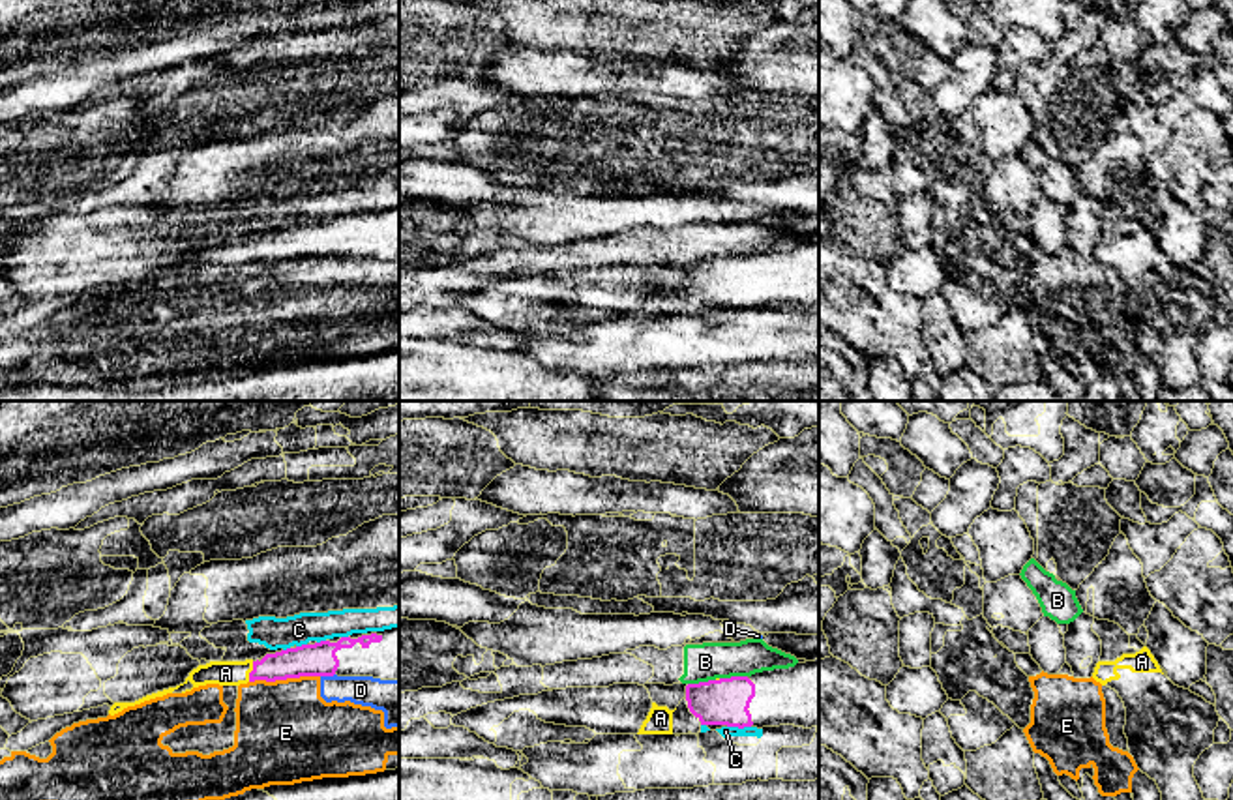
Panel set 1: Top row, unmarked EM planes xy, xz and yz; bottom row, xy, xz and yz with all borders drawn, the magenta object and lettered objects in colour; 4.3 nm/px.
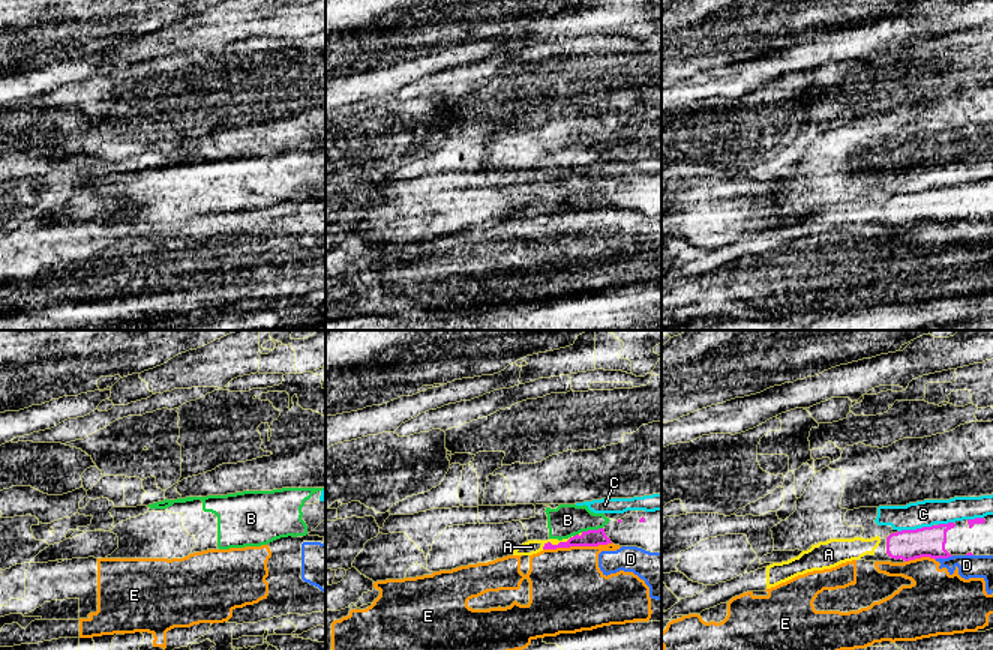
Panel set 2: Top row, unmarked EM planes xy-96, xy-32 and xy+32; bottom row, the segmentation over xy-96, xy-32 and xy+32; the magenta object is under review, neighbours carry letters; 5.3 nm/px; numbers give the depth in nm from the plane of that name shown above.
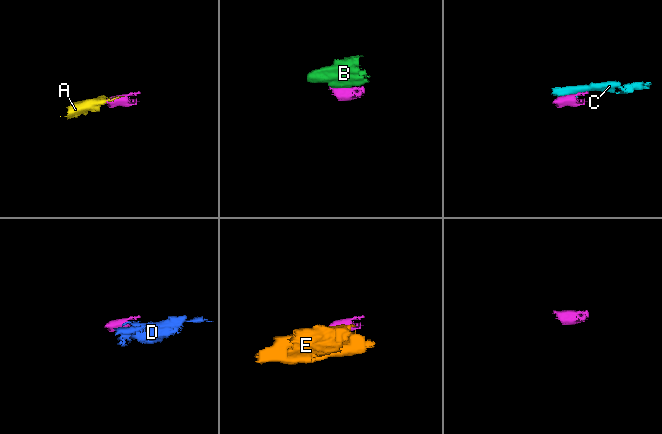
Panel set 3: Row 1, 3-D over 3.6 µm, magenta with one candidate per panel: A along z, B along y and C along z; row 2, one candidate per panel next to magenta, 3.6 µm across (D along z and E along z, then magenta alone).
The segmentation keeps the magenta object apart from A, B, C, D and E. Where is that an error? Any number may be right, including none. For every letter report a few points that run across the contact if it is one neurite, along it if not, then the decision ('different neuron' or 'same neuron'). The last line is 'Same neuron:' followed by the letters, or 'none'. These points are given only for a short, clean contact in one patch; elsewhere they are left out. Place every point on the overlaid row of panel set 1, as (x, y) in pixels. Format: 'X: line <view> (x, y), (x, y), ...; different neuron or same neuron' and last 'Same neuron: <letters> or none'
A: line xy (308, 660), (252, 671), (225, 673); same neuron
B: line xz (746, 675), (720, 679); different neuron
C: line xz (727, 725), (750, 727); different neuron
D: line xy (334, 673), (321, 677); different neuron
E: line xy (319, 675), (250, 682); different neuron
Same neuron: A

